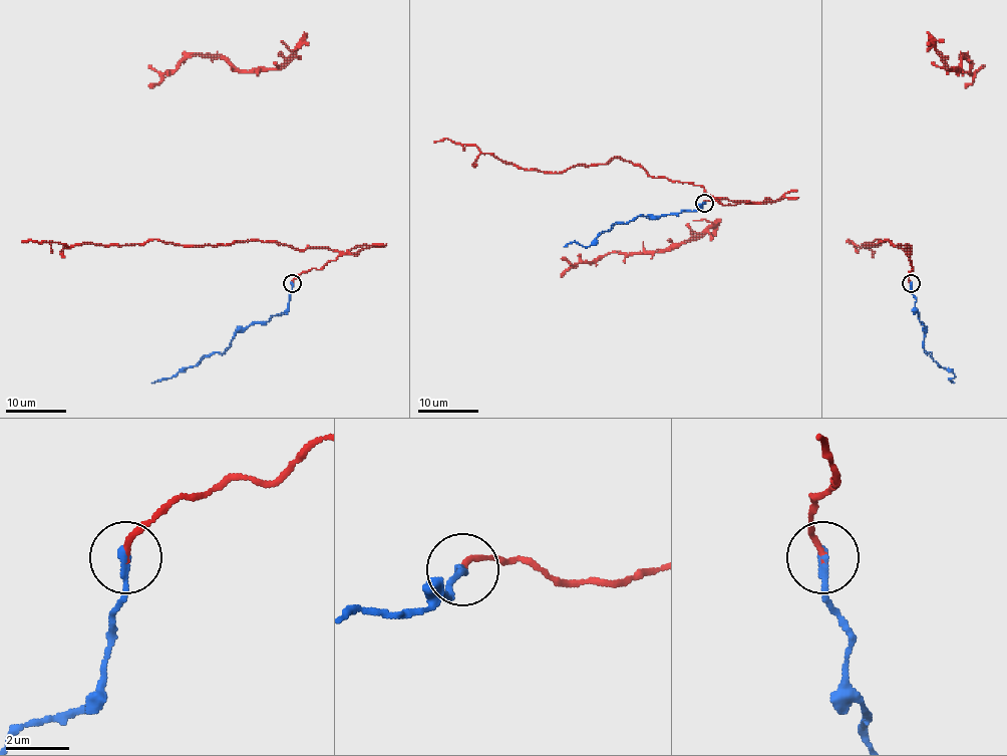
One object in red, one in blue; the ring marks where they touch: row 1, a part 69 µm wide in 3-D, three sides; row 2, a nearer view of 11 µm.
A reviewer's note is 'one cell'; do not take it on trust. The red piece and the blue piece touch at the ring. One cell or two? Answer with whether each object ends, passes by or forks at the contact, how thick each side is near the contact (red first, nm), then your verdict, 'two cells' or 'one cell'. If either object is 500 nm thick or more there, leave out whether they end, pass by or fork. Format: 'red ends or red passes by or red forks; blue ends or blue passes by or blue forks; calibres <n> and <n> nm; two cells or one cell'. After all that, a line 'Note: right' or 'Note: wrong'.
red ends; blue ends; calibres 170 and 240 nm; one cell
Note: right

